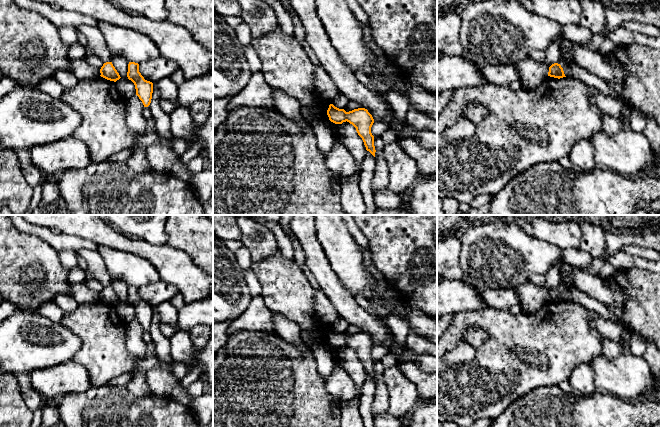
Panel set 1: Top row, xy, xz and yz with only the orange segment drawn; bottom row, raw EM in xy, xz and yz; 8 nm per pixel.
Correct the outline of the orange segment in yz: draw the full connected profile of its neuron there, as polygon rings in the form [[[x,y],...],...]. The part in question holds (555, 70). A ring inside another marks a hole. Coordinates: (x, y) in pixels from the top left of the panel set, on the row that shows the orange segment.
[[[554,63],[549,67],[548,76],[558,79],[566,77],[563,68],[558,63]]]

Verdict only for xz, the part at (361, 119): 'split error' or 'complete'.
complete

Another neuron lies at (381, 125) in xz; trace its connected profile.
[[[383,117],[377,121],[374,121],[371,127],[371,133],[375,136],[380,136],[383,132],[389,129],[390,117]]]

